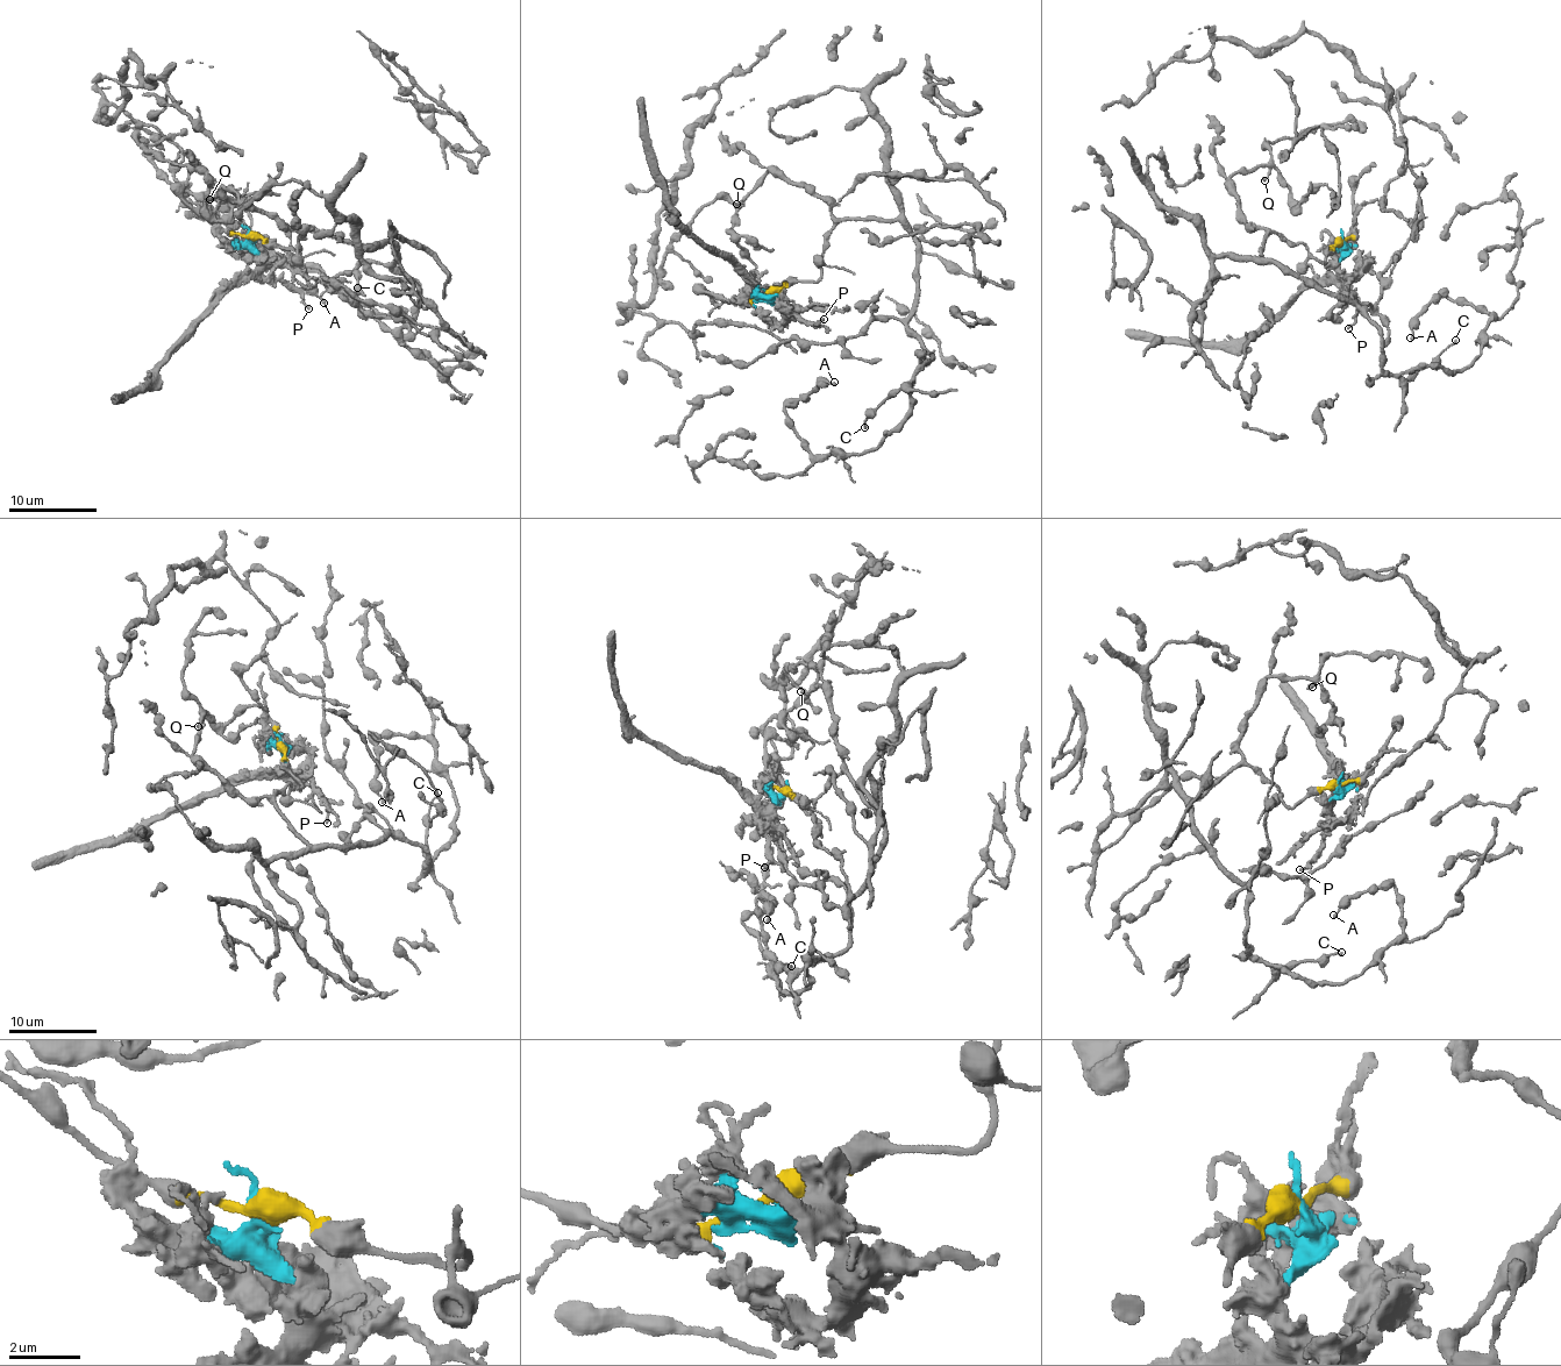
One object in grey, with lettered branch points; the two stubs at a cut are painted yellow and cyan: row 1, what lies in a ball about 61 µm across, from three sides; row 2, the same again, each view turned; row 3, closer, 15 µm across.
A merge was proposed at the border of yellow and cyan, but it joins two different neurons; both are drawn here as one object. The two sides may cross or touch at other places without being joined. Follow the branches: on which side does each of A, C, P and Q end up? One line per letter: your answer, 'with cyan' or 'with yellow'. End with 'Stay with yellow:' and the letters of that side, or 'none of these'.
A: with yellow
C: with yellow
P: with cyan
Q: with yellow
Stay with yellow: A, C, Q

